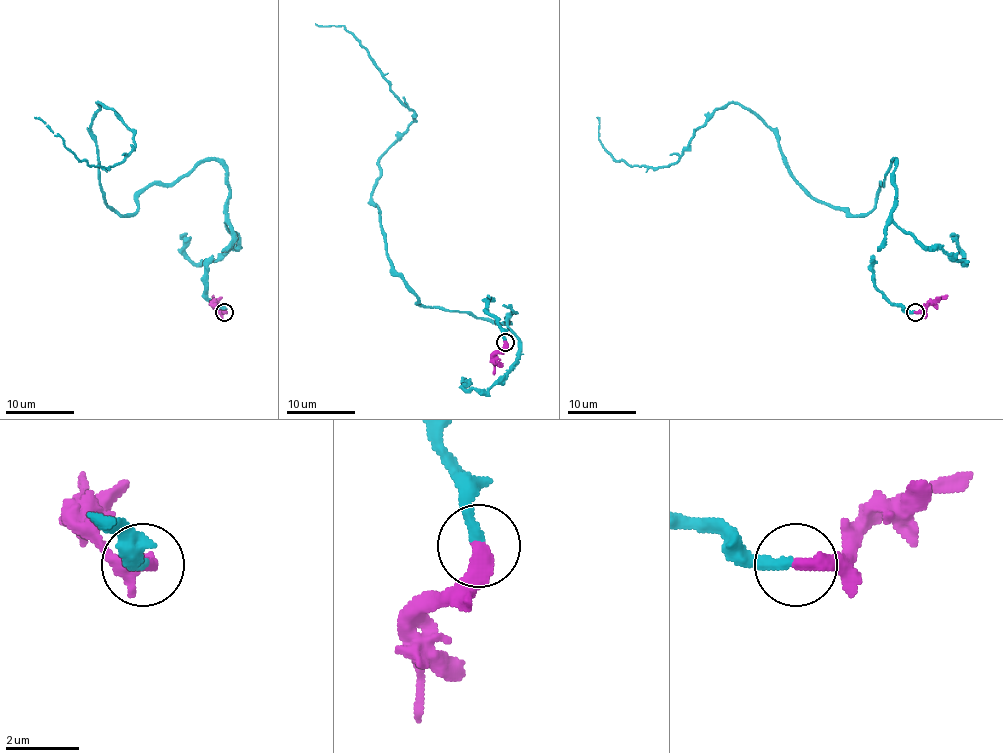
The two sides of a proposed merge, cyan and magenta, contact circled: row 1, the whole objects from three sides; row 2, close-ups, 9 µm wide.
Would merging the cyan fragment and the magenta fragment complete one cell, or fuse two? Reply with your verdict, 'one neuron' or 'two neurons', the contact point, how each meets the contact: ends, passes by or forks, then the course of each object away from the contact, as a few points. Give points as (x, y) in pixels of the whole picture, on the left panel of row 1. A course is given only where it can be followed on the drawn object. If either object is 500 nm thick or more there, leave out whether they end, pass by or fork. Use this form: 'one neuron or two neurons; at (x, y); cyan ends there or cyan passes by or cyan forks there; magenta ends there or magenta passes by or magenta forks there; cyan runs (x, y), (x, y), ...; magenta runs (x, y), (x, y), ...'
one neuron; at (224, 312); cyan ends there; magenta ends there; cyan runs (224, 312), (227, 170), (120, 215), (98, 104), (133, 133), (89, 165), (35, 118); magenta runs (224, 312), (213, 305), (213, 295)

